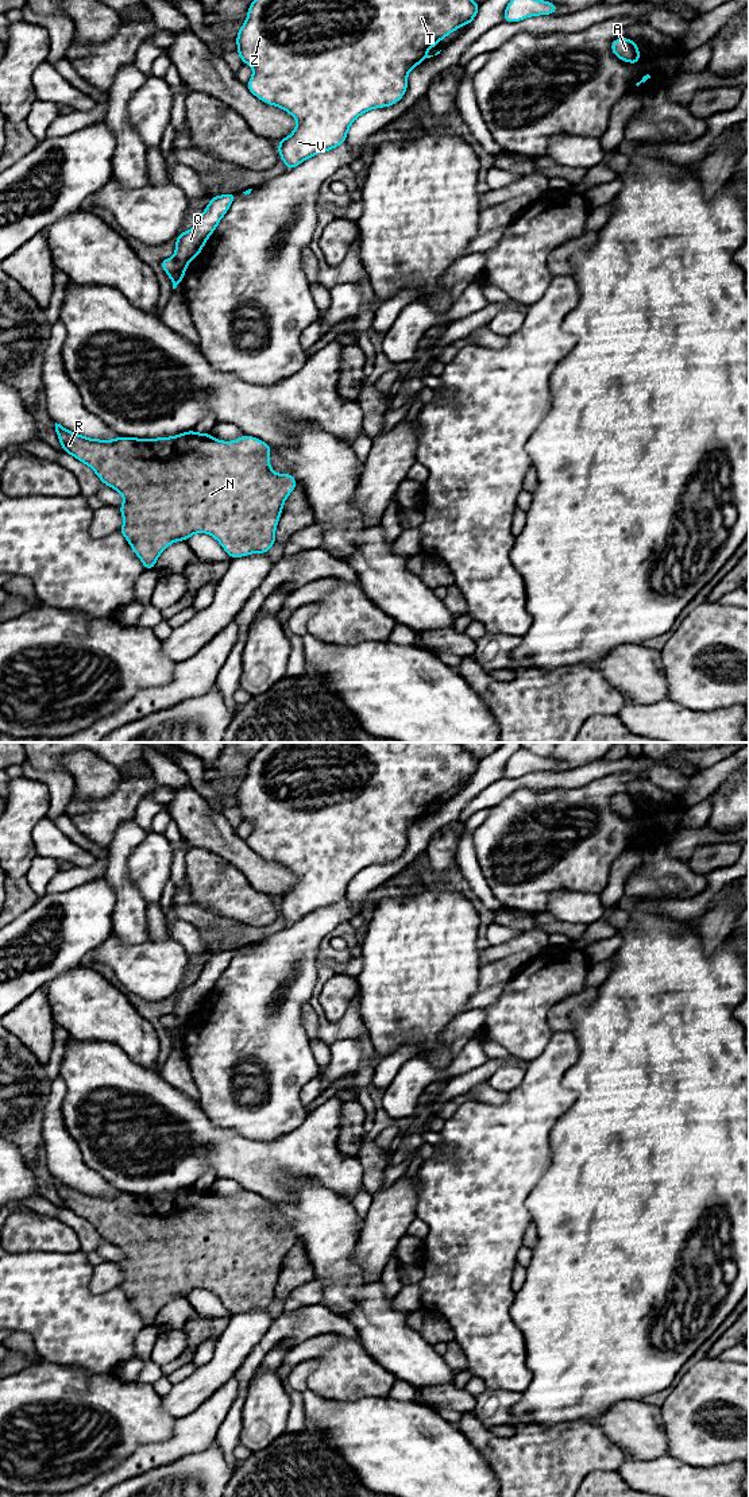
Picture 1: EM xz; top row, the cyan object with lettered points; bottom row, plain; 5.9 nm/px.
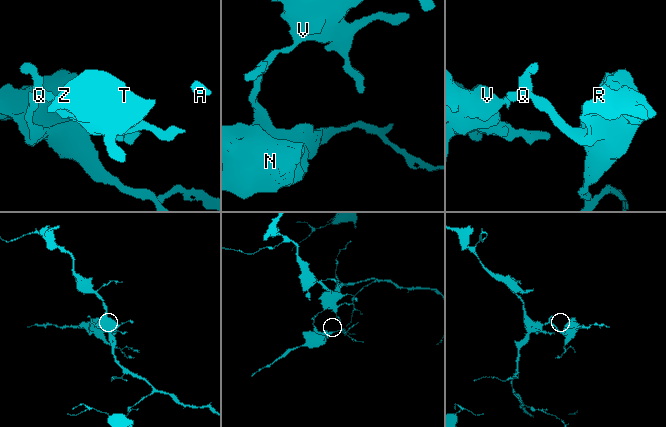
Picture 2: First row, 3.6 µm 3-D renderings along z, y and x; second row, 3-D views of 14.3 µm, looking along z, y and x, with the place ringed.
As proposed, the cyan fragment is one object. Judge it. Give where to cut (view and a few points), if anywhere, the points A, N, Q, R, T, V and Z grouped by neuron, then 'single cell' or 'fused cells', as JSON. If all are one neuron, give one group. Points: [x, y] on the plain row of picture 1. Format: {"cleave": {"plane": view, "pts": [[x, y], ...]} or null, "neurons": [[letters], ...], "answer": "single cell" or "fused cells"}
{"cleave": {"plane": "xz", "pts": [[174, 1013], [186, 1021]]}, "neurons": [["A", "Q", "T", "V", "Z"], ["N", "R"]], "answer": "fused cells"}

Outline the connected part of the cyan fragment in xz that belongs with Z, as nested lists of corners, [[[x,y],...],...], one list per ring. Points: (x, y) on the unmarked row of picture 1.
[[[267,742],[248,761],[247,775],[239,784],[235,796],[242,818],[254,825],[251,836],[246,840],[247,845],[266,860],[289,868],[298,877],[294,887],[278,898],[279,914],[285,918],[286,926],[294,925],[318,908],[325,908],[343,900],[350,881],[364,868],[374,864],[391,863],[399,857],[408,845],[409,827],[424,815],[433,813],[426,811],[425,807],[455,786],[468,779],[471,780],[478,768],[479,760],[457,742]]]

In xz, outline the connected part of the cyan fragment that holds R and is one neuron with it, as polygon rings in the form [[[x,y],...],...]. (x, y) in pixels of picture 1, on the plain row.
[[[57,1178],[55,1188],[63,1208],[89,1222],[104,1241],[123,1251],[124,1259],[117,1265],[124,1280],[119,1288],[144,1326],[152,1326],[171,1299],[186,1297],[194,1289],[211,1290],[231,1315],[267,1309],[275,1300],[285,1255],[297,1242],[292,1230],[271,1226],[271,1203],[247,1191],[233,1197],[196,1187],[158,1195],[99,1196],[73,1189]]]

